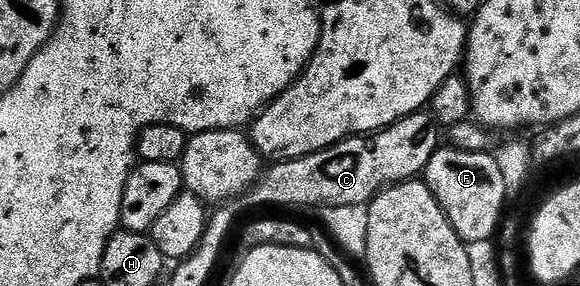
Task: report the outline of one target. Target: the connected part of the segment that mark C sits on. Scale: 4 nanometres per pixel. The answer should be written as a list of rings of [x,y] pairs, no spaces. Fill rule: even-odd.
[[[419,111],[377,133],[347,137],[307,157],[271,164],[246,190],[244,201],[250,205],[295,205],[311,211],[322,206],[365,206],[391,185],[417,178],[439,147],[438,122],[429,112]]]

